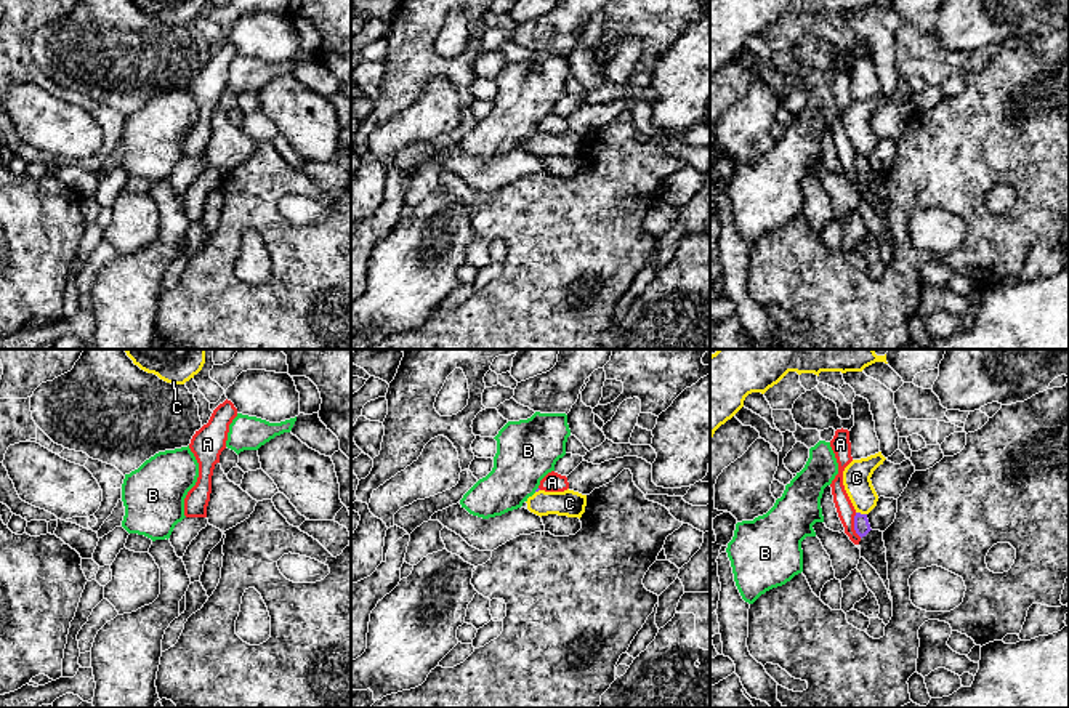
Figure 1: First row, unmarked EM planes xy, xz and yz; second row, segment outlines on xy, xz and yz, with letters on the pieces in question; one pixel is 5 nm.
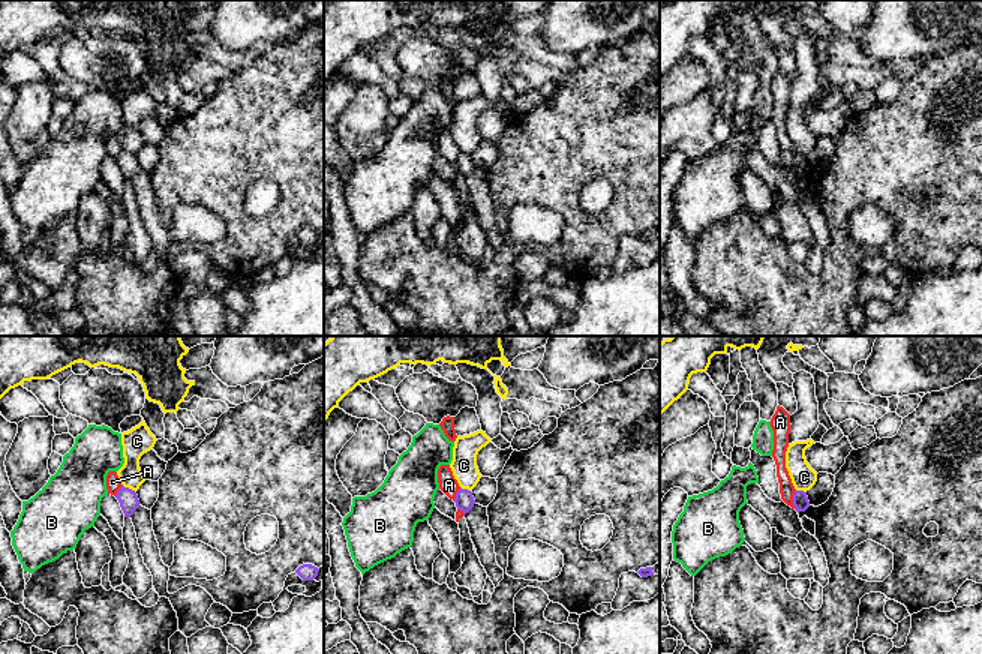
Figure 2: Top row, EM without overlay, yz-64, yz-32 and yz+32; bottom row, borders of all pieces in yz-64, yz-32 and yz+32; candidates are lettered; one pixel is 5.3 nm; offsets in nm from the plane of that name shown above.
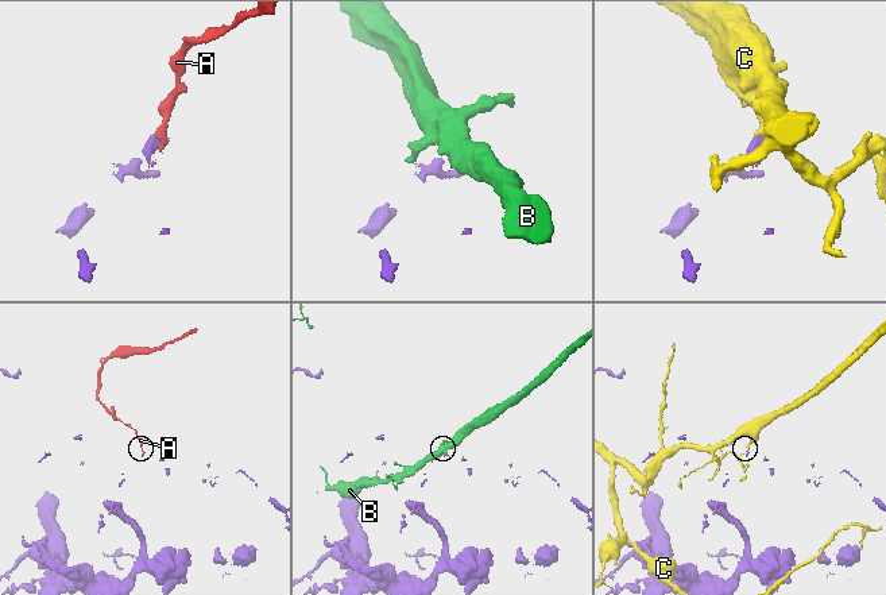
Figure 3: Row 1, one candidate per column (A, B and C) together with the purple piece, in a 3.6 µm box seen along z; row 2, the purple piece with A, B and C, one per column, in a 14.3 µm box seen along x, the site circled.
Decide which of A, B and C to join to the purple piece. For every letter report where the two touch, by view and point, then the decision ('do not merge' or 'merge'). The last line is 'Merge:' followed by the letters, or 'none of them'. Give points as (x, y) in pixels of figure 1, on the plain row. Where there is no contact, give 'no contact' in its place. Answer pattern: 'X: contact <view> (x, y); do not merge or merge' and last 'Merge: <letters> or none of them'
A: contact yz (855, 167); do not merge
B: no contact; do not merge
C: contact yz (859, 154); do not merge
Merge: none of them

